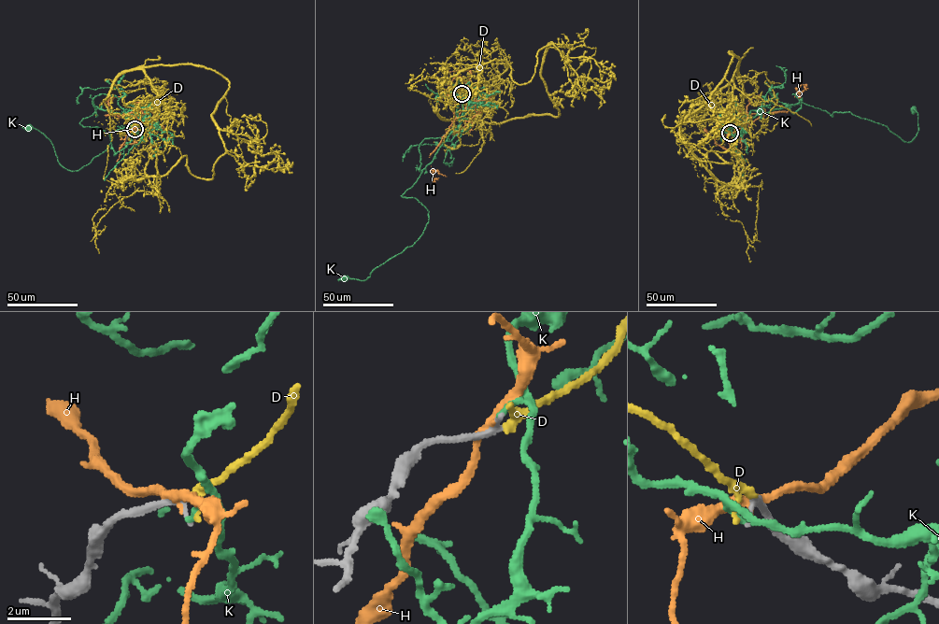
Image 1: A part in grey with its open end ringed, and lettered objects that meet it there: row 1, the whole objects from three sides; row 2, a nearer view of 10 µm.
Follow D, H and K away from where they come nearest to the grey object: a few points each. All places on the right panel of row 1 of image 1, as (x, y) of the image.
D: (730, 133), (730, 50), (679, 127), (759, 187), (753, 242), (725, 219)
H: (730, 134), (749, 124), (759, 116), (736, 110), (725, 115), (715, 139), (717, 144), (737, 156), (744, 166)
K: (730, 134), (757, 115), (802, 102), (884, 124), (907, 142), (918, 129), (913, 110)

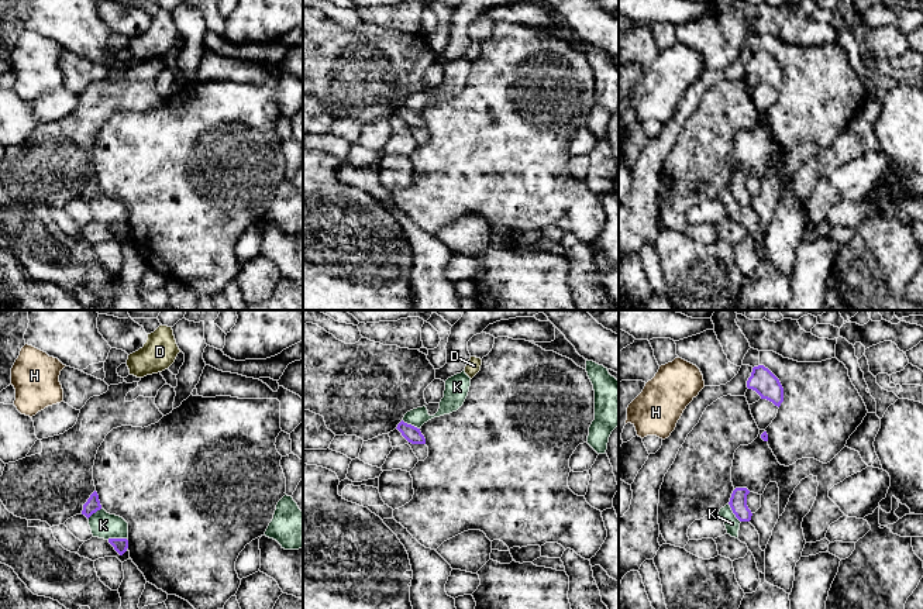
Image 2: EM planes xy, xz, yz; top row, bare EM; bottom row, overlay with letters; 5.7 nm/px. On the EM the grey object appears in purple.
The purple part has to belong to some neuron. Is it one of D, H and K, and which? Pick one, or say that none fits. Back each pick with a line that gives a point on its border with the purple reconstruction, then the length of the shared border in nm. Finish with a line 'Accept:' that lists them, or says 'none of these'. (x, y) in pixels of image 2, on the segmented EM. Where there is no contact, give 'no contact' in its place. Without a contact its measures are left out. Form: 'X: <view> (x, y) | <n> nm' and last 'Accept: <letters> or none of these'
D: no contact
Accept: D

